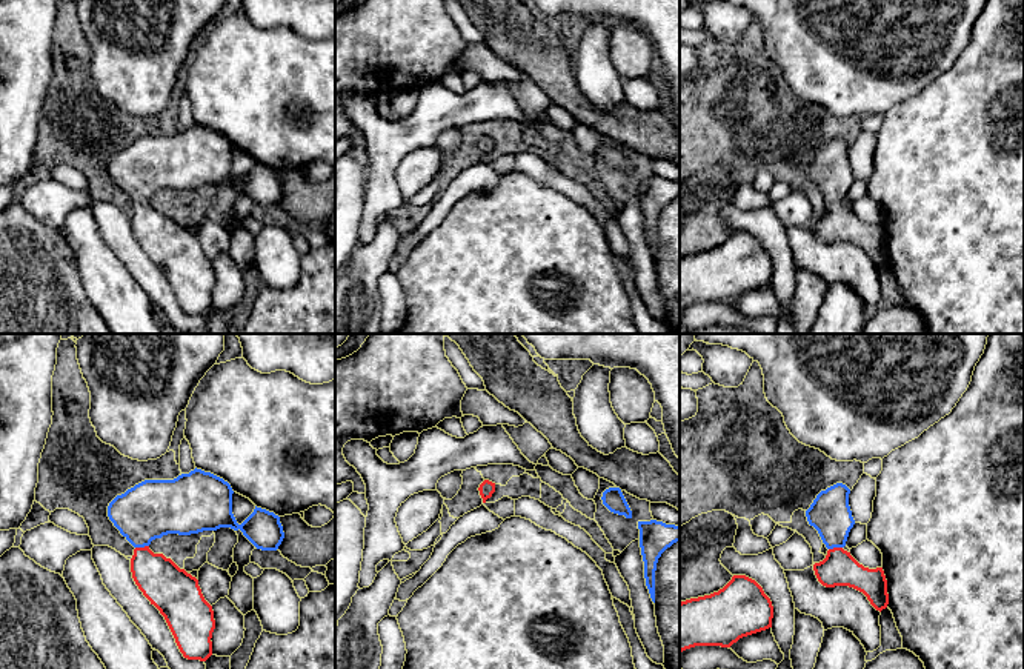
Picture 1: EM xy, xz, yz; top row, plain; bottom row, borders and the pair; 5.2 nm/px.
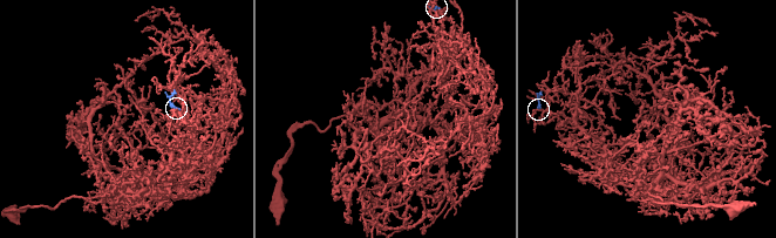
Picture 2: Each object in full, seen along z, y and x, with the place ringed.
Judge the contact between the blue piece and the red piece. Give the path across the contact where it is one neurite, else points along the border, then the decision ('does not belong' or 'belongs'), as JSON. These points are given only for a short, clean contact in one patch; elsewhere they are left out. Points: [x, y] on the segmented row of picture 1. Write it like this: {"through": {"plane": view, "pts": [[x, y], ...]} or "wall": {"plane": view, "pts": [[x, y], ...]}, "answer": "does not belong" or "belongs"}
{"through": {"plane": "xy", "pts": [[154, 508], [142, 520], [142, 546], [143, 563], [163, 583]]}, "answer": "belongs"}

